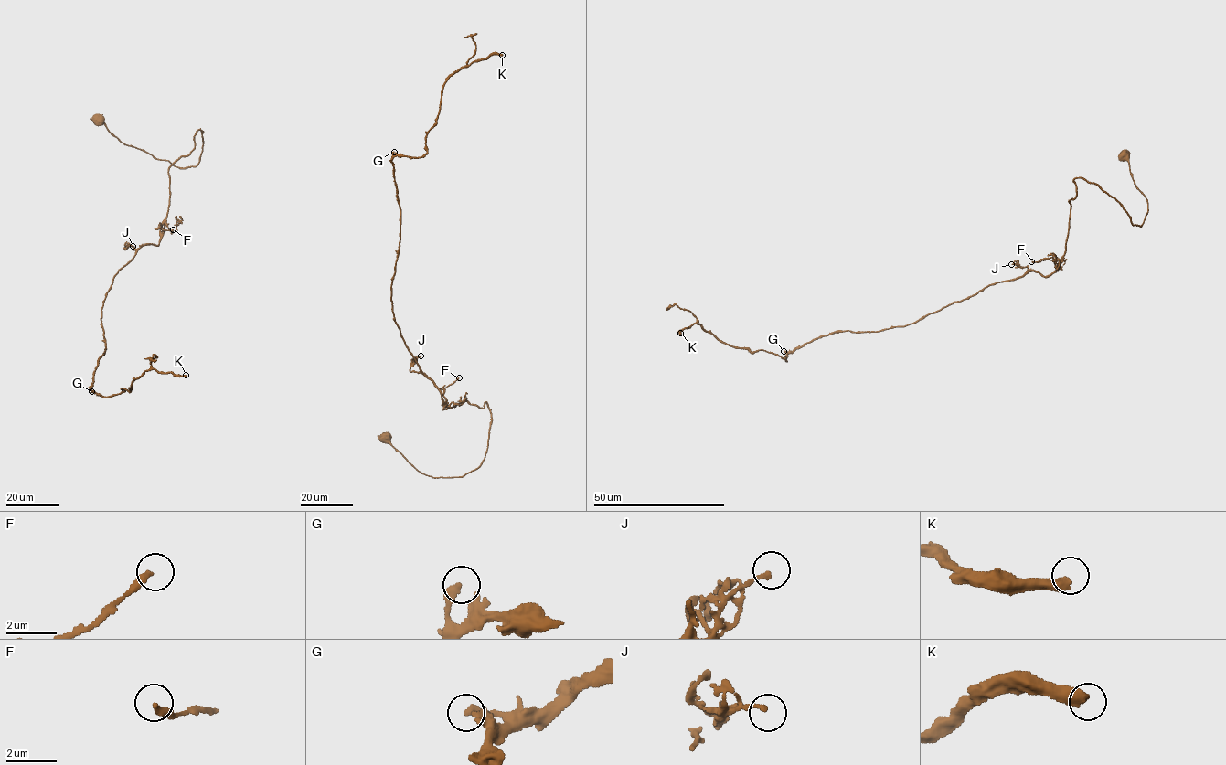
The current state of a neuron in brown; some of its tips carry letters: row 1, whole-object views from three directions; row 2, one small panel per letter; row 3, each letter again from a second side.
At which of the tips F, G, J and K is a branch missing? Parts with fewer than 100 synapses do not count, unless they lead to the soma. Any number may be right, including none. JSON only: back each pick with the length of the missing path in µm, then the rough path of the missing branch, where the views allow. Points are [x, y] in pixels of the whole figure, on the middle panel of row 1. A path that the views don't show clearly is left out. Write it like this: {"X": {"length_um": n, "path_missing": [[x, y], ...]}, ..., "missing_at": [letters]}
{"K": {"length_um": 100}, "missing_at": ["K"]}

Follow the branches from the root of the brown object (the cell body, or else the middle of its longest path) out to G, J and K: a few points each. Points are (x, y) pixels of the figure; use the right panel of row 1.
G: (1124, 154), (1147, 202), (1141, 227), (1076, 177), (1054, 272), (991, 284), (904, 325), (831, 332), (783, 351)
J: (1124, 154), (1147, 202), (1141, 227), (1114, 197), (1076, 177), (1059, 268), (1042, 276), (1011, 264)
K: (1124, 154), (1142, 225), (1076, 177), (1048, 275), (785, 361), (680, 333)

